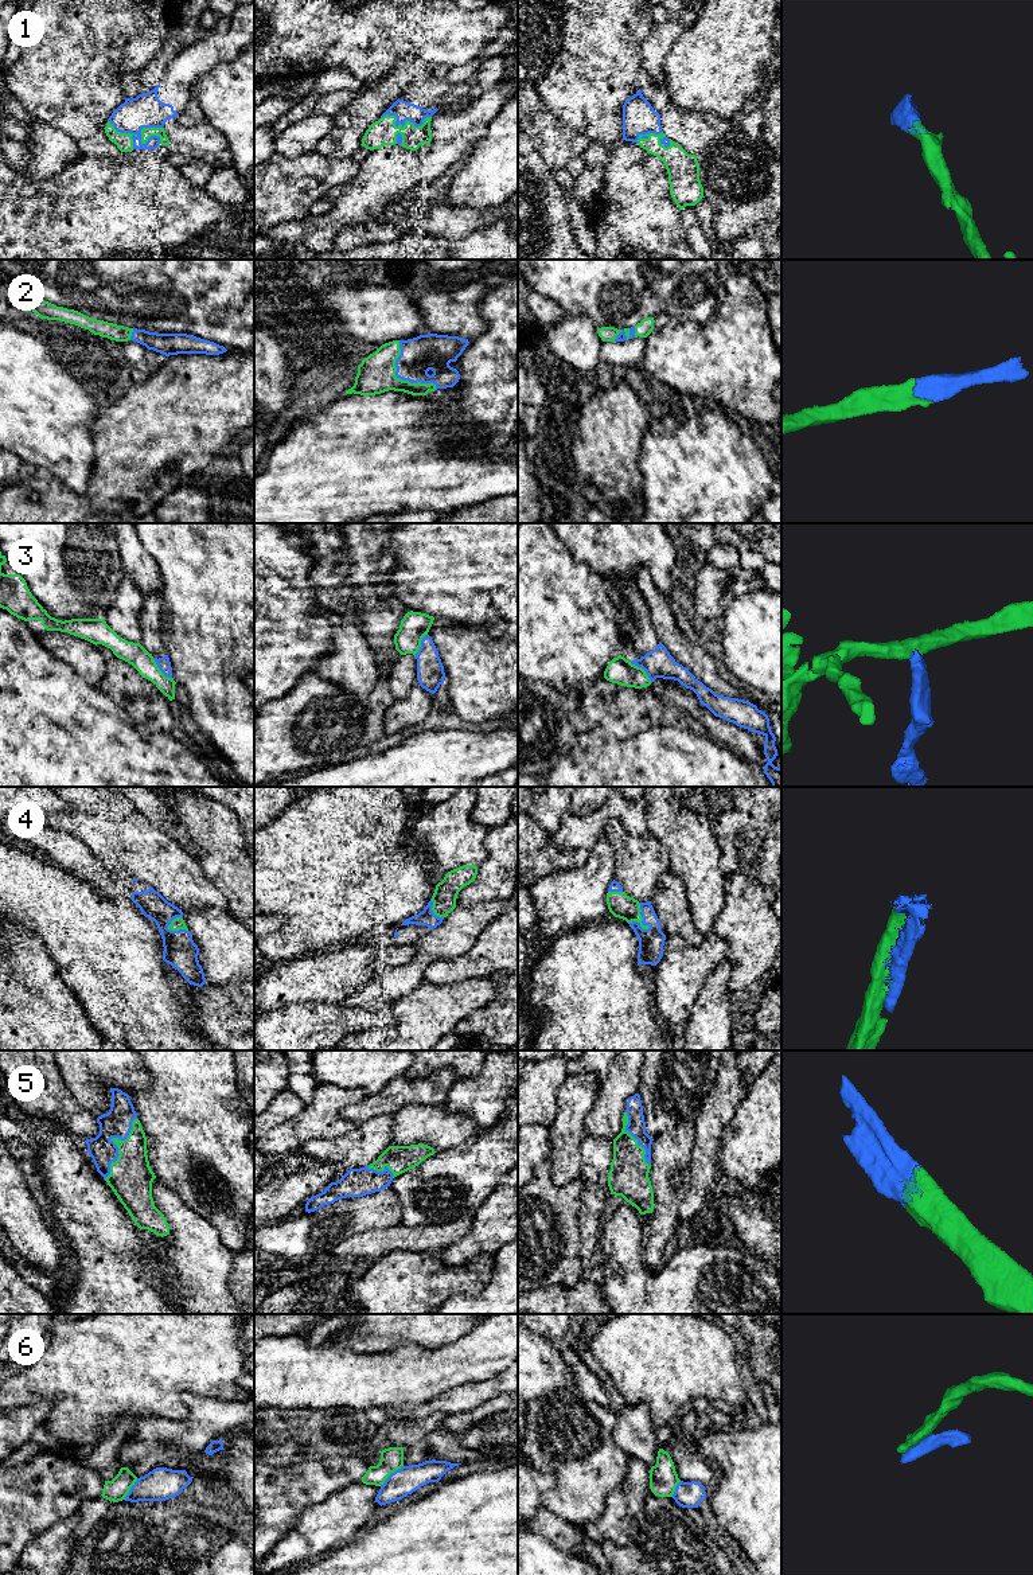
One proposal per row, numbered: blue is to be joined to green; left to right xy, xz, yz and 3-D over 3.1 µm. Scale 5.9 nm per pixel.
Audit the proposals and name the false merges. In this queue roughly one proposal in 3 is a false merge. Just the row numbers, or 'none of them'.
3, 6

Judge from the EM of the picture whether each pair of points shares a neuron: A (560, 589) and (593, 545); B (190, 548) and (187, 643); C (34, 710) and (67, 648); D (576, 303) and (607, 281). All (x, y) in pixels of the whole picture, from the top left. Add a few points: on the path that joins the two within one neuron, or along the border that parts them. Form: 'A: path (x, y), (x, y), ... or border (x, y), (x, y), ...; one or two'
A: border (560, 538), (577, 558), (583, 560), (601, 577); two
B: path (190, 572), (190, 619); one
C: border (38, 638), (49, 651), (71, 666), (85, 679); two
D: path (584, 295), (599, 281); one

